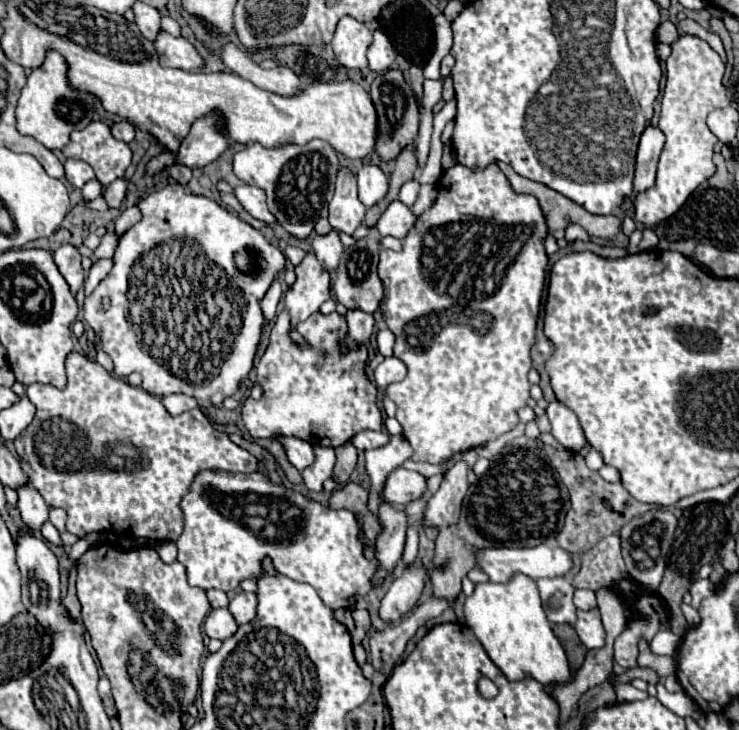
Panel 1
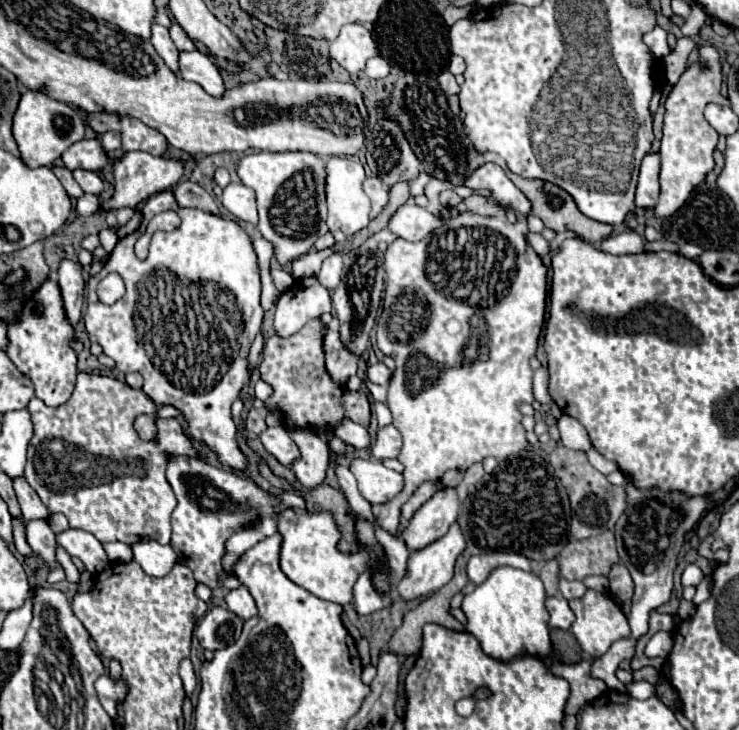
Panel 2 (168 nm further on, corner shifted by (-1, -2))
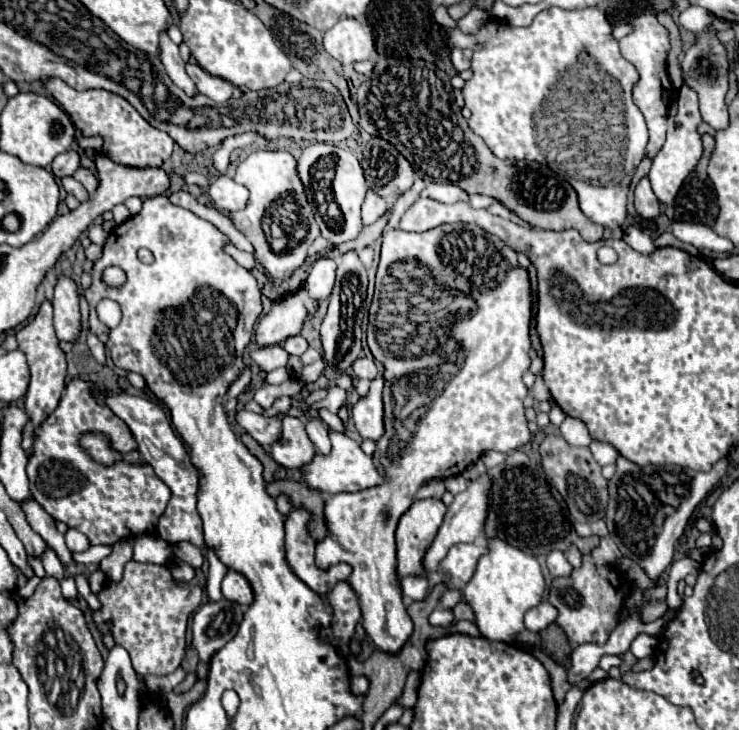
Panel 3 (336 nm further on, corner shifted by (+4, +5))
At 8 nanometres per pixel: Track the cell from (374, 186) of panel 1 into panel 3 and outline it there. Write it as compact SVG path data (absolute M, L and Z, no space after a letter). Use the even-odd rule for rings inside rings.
M367 191L367 199L363 203L363 225L375 223L387 211L387 201L381 199L377 193Z

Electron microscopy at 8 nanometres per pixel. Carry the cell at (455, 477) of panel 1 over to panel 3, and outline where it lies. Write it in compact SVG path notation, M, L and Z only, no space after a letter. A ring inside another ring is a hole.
M423 499L415 501L411 509L401 517L399 527L397 527L397 577L403 579L405 575L421 575L425 577L423 569L423 555L431 547L437 529L445 517L447 507L439 499Z

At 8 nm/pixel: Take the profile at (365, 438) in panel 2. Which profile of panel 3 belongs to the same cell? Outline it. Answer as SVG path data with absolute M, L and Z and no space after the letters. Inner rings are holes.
M319 409L317 411L319 413L319 417L331 427L331 429L337 429L337 431L345 431L345 427L343 427L343 423L341 423L341 419L337 417L337 415L333 415L333 413L329 413L327 409Z

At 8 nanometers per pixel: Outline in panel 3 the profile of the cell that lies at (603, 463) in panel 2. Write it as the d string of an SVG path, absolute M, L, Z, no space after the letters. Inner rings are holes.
M593 441L591 443L591 453L593 453L593 457L595 457L595 461L599 463L599 465L609 465L609 463L615 463L615 459L617 459L617 449L613 447L613 445L609 445L609 443L601 443L601 441Z

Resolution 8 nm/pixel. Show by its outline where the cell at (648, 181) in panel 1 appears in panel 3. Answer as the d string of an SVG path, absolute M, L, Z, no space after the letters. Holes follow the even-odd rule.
M641 179L639 185L635 187L635 209L645 221L655 221L661 213L659 201L649 185L649 179Z

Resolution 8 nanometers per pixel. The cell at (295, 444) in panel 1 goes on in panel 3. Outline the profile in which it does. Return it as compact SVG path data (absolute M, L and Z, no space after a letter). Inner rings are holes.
M237 411L235 421L263 447L269 447L281 435L281 421L275 417L261 417L251 411Z

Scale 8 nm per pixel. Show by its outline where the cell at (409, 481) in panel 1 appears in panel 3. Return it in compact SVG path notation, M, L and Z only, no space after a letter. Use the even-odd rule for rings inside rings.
M329 429L329 439L331 439L331 453L329 455L315 453L315 457L301 467L303 483L307 483L311 491L335 495L341 491L361 491L381 483L381 475L375 469L373 459L359 449L359 443L349 439L343 431L333 431L333 429Z

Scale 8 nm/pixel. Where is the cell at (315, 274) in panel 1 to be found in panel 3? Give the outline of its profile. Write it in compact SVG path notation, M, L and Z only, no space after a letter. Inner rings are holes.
M305 289L289 295L281 303L275 303L267 317L263 317L255 329L255 343L259 347L271 347L283 343L287 337L299 335L309 313L317 309L317 303Z

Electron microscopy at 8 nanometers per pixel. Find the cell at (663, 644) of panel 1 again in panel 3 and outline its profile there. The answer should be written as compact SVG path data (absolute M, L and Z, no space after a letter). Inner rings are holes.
M637 635L635 641L631 643L631 653L637 659L645 659L645 657L653 655L655 647L657 647L657 639L653 639L651 635Z

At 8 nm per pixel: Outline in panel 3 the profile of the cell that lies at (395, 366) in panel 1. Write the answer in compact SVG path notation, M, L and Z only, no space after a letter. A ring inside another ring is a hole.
M367 357L357 359L357 361L353 363L353 371L355 371L355 375L357 375L359 379L375 379L375 377L377 377L377 367L375 367L375 363L373 363L371 359L367 359Z

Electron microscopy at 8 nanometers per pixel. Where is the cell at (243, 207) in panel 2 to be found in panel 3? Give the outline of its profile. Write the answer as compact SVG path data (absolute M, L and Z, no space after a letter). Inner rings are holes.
M221 175L211 183L209 197L221 211L239 211L247 205L249 191L243 185L237 185L231 177Z

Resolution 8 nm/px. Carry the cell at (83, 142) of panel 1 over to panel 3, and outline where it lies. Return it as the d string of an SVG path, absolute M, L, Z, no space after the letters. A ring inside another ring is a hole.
M65 151L65 153L61 153L61 155L57 155L53 159L51 169L53 169L53 175L57 179L69 177L69 175L73 175L79 169L79 155L75 151Z

